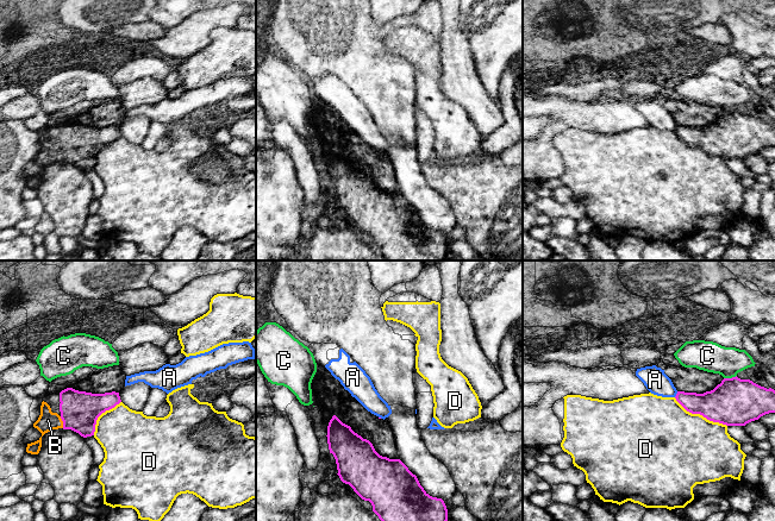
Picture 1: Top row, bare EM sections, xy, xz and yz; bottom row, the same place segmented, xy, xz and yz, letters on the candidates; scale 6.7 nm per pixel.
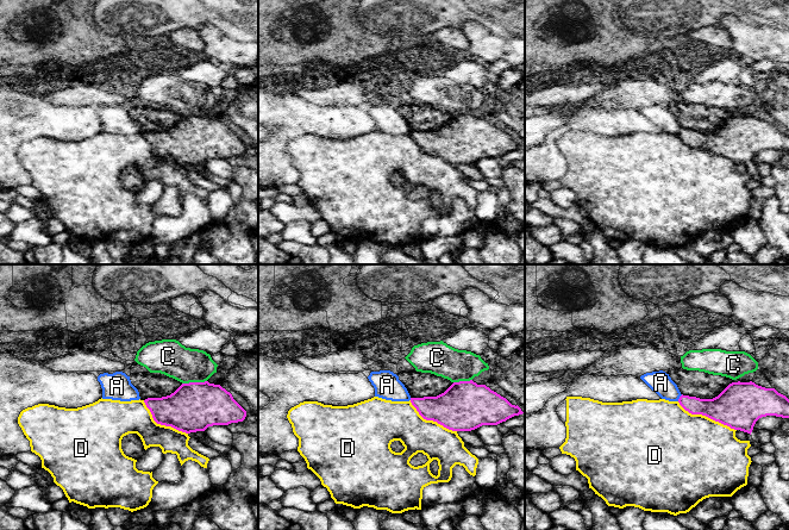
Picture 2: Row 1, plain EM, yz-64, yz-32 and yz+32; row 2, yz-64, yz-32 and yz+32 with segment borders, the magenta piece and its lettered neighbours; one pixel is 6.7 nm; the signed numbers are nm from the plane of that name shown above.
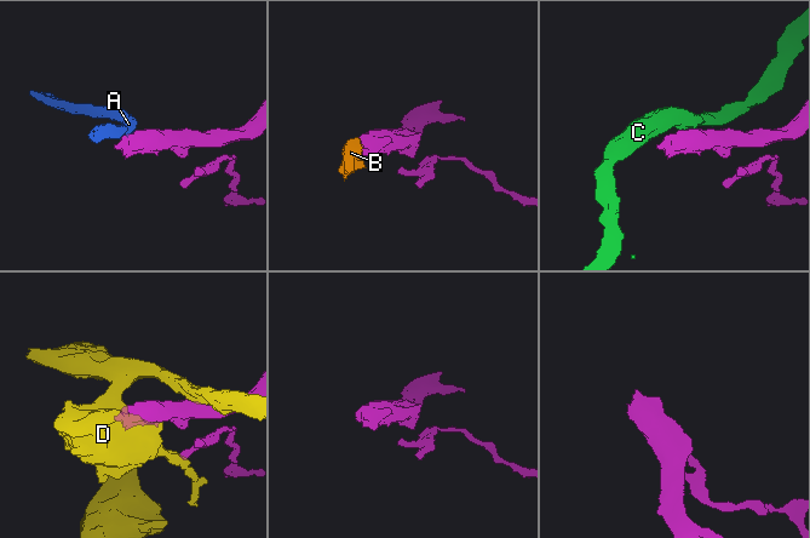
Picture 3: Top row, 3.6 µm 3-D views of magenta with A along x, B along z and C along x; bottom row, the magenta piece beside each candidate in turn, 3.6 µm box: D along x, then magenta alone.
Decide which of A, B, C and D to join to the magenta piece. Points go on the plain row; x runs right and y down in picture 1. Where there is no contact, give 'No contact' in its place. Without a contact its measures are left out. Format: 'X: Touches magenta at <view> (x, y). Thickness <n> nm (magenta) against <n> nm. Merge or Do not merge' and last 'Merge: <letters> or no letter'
A: Touches magenta at yz (676, 127). Thickness 190 nm (magenta) against 160 nm. Do not merge
B: Touches magenta at xy (63, 156). Thickness 260 nm (magenta) against 130 nm. Merge
C: Touches magenta at yz (730, 112). Thickness 320 nm (magenta) against 200 nm. Do not merge
D: Touches magenta at yz (700, 148). Thickness 320 nm (magenta) against 480 nm. Do not merge
Merge: B

